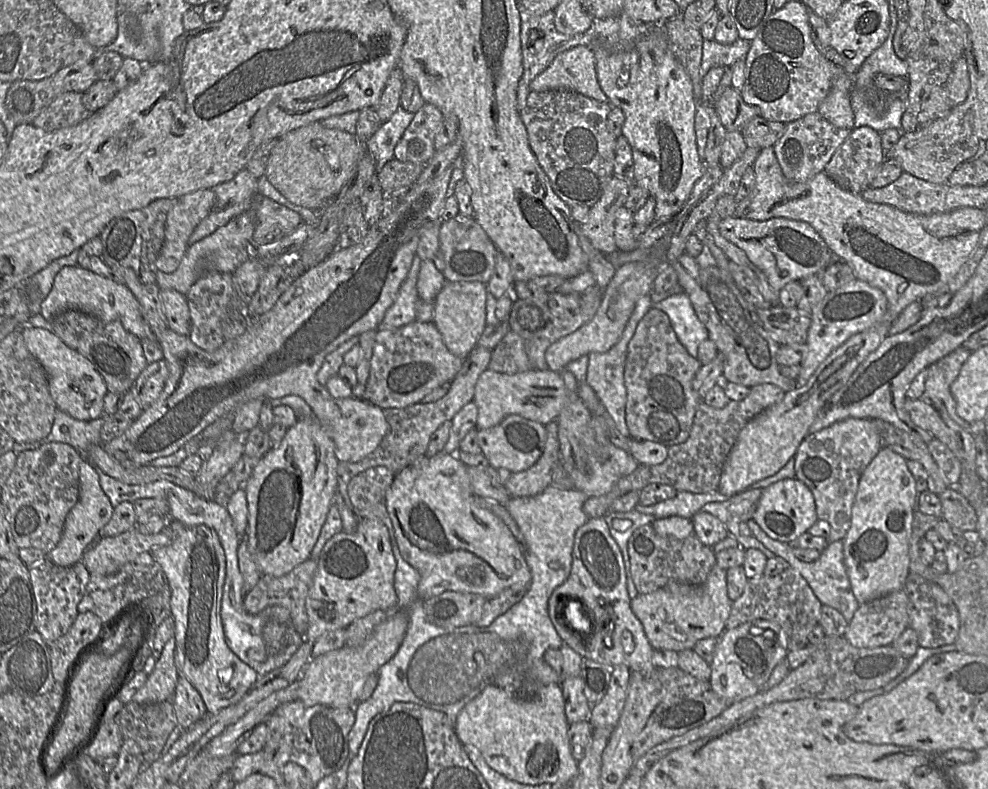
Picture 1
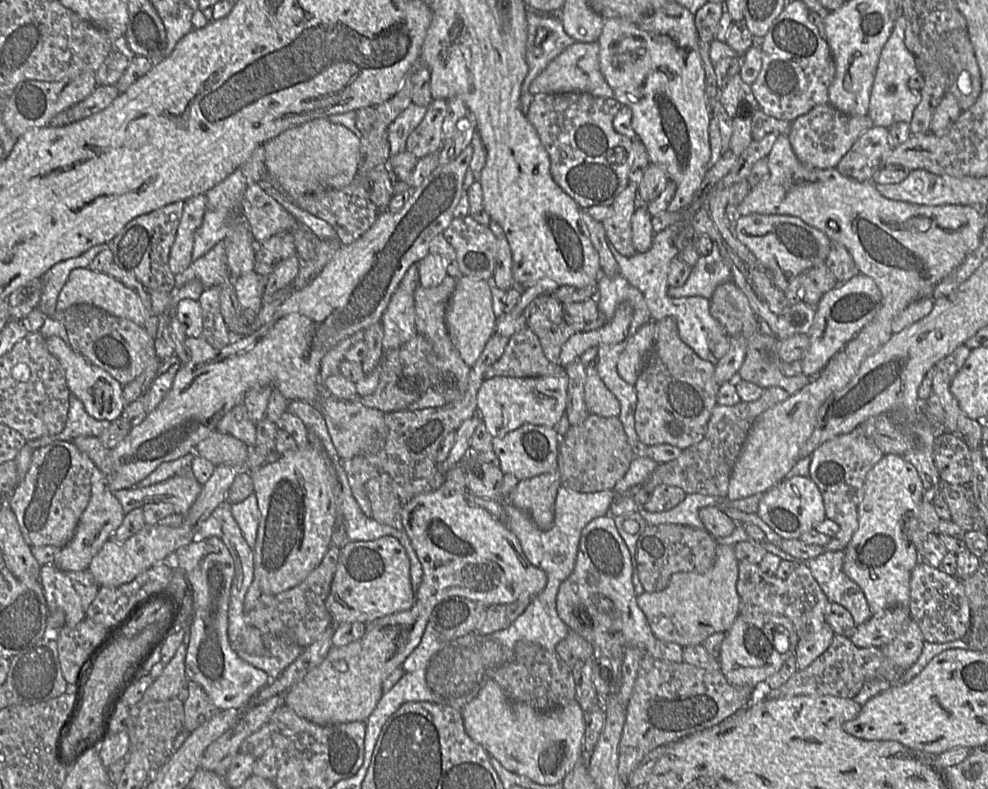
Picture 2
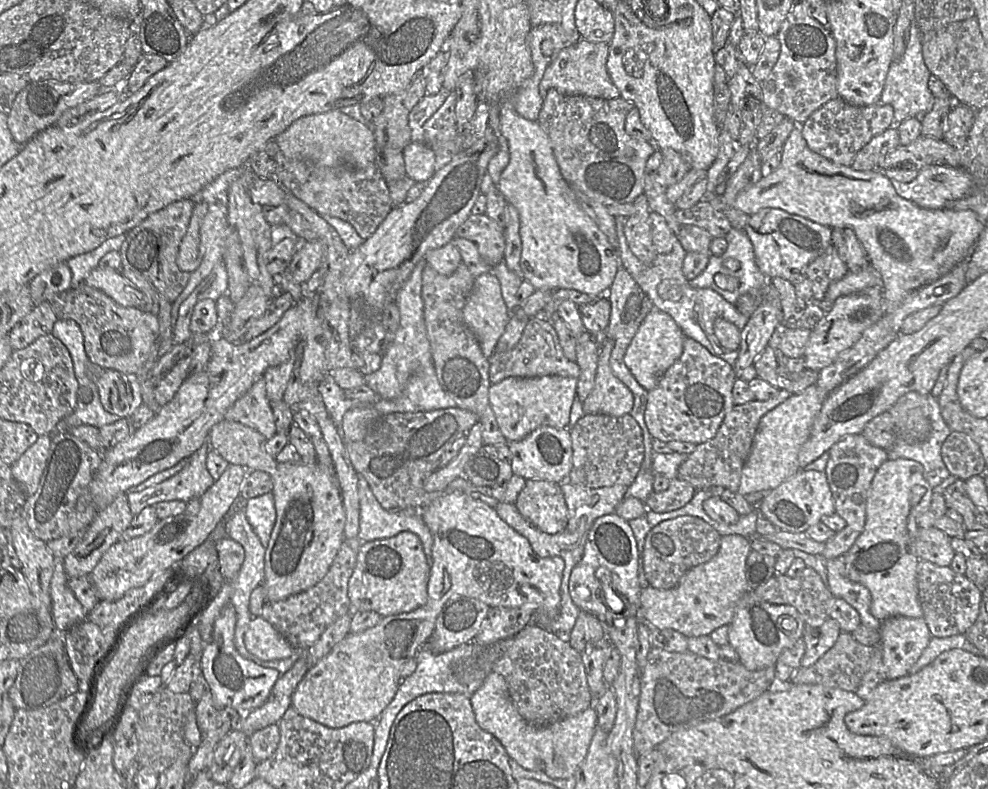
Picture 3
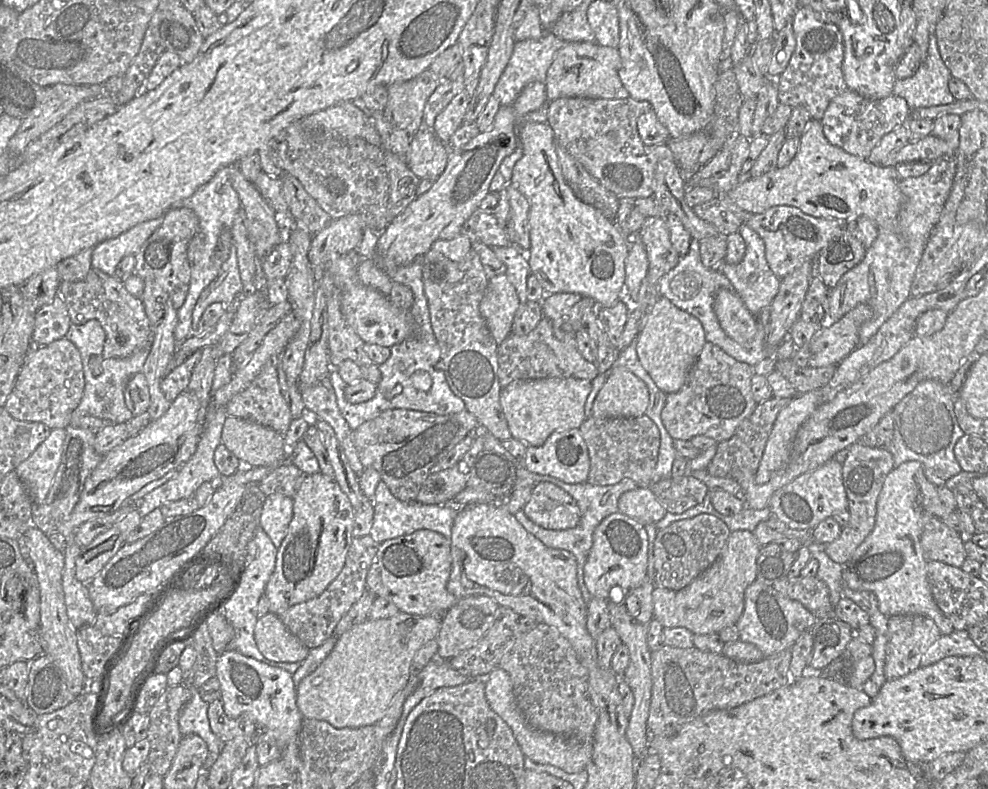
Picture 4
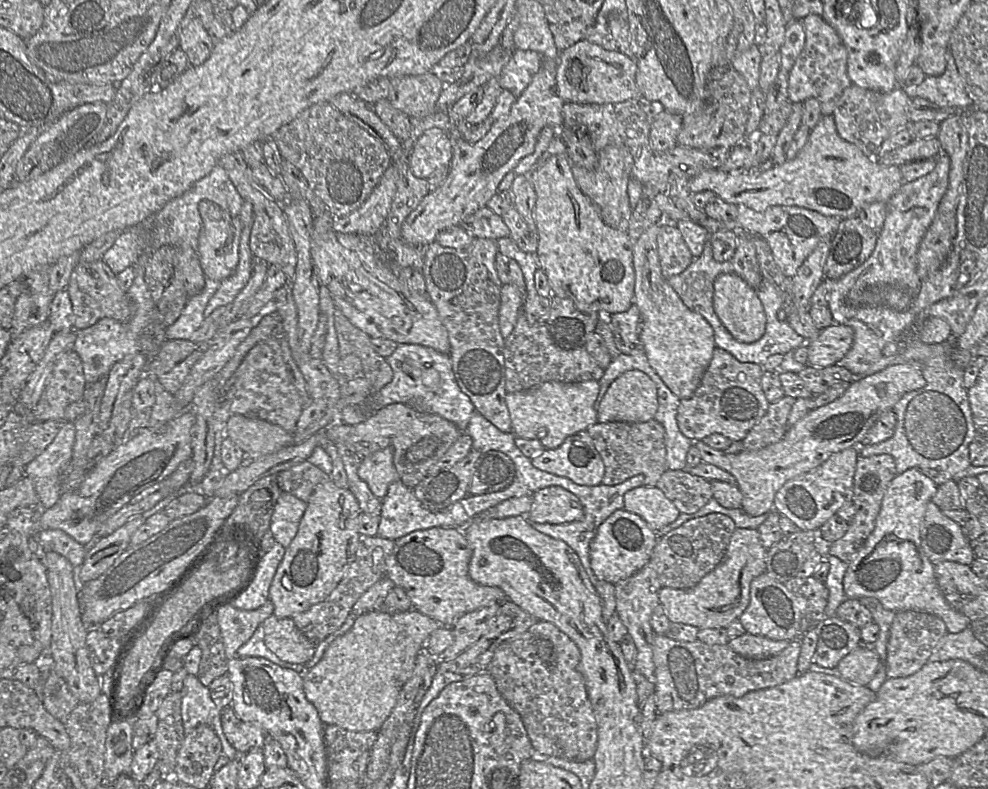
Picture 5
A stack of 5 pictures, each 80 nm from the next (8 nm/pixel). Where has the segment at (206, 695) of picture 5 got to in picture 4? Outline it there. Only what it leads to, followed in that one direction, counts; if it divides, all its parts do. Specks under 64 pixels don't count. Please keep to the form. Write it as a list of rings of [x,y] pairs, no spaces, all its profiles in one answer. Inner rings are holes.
[[[190,687],[192,696],[180,713],[179,727],[182,736],[196,734],[207,744],[210,753],[219,754],[222,742],[211,730],[207,715],[209,703],[205,702],[198,688]]]

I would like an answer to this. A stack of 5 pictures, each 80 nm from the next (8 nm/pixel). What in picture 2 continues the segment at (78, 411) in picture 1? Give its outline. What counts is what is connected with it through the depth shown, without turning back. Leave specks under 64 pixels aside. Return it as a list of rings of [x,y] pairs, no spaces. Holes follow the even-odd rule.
[[[58,336],[46,337],[46,345],[49,352],[58,359],[64,370],[66,383],[71,396],[74,396],[83,403],[86,412],[90,416],[96,419],[100,418],[99,413],[102,412],[104,401],[106,401],[108,406],[111,404],[111,400],[119,404],[124,386],[110,374],[92,364],[80,353],[75,352],[68,343]]]

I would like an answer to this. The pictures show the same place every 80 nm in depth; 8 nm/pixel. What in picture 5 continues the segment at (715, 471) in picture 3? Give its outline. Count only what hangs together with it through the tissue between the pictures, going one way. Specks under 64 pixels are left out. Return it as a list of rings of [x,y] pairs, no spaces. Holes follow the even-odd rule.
[[[784,396],[769,405],[767,413],[748,432],[741,441],[735,441],[725,451],[739,453],[762,449],[772,443],[778,442],[787,433],[788,416],[796,398]]]

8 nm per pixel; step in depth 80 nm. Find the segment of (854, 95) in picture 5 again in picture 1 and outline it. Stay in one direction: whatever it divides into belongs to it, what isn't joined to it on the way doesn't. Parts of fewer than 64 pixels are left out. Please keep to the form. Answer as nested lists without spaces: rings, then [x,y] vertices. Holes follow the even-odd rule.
[[[818,111],[787,124],[783,136],[773,146],[785,178],[790,182],[804,182],[824,171],[833,154],[848,138],[851,131],[831,124]]]

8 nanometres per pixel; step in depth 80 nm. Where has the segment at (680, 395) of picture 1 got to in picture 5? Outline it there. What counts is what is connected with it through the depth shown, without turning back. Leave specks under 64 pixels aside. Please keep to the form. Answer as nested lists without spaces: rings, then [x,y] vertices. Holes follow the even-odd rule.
[[[716,347],[698,388],[690,398],[682,399],[679,404],[677,423],[682,434],[693,441],[703,440],[712,434],[721,434],[732,441],[743,440],[767,413],[771,404],[765,397],[761,385],[764,373],[762,365],[740,362],[729,352]]]

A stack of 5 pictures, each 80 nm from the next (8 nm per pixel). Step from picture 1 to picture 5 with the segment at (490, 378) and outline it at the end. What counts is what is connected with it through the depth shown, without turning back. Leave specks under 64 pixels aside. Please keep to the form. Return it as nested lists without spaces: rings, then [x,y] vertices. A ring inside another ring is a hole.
[[[599,381],[546,382],[535,388],[508,393],[506,403],[510,413],[512,432],[518,438],[538,440],[547,449],[554,449],[571,435],[586,431],[598,423],[597,400]]]

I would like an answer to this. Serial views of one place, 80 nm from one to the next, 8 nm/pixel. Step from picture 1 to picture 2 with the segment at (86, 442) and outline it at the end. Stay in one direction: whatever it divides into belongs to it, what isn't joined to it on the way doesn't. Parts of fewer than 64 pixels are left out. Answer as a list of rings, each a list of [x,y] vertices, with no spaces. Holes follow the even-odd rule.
[[[70,396],[68,416],[63,429],[57,434],[27,441],[26,446],[39,449],[57,440],[73,441],[80,436],[99,437],[110,422],[90,416],[83,403],[74,396]]]

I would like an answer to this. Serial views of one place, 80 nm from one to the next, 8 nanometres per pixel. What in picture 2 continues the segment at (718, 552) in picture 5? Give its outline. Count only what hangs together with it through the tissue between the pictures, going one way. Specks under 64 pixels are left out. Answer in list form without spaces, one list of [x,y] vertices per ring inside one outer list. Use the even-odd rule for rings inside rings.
[[[682,524],[648,525],[636,543],[638,576],[644,591],[664,590],[671,577],[679,572],[707,572],[715,563],[717,545],[717,540],[705,529]]]

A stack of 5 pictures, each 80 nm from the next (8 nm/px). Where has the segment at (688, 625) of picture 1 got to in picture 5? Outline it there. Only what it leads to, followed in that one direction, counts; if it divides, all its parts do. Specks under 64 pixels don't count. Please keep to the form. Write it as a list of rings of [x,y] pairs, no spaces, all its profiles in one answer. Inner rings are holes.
[[[737,528],[722,561],[699,583],[688,589],[662,587],[659,603],[671,623],[682,623],[699,629],[726,628],[739,619],[750,601],[751,582],[766,569],[767,548],[762,545],[758,529]]]

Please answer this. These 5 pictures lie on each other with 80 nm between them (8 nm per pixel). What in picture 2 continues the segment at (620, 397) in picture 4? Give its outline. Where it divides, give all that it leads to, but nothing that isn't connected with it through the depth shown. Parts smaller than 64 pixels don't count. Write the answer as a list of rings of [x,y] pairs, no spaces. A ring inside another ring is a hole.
[[[596,359],[587,367],[584,400],[590,414],[602,417],[618,417],[620,404],[605,386],[596,369]]]

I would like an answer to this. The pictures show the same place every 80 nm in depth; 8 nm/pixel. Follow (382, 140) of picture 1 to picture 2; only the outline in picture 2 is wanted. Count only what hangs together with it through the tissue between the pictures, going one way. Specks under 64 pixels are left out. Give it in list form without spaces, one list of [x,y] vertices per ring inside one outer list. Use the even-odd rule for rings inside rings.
[[[410,104],[390,124],[388,141],[391,157],[405,150],[408,136],[420,124],[426,112],[427,107]]]

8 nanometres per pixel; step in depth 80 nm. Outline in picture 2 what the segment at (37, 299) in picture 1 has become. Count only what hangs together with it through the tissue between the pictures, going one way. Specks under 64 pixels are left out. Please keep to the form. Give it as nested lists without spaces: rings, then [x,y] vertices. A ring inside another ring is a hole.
[[[108,243],[98,244],[86,252],[53,265],[42,276],[43,288],[37,308],[45,315],[52,316],[56,310],[56,301],[60,290],[64,286],[70,272],[75,268],[88,267],[92,260],[104,249]]]

